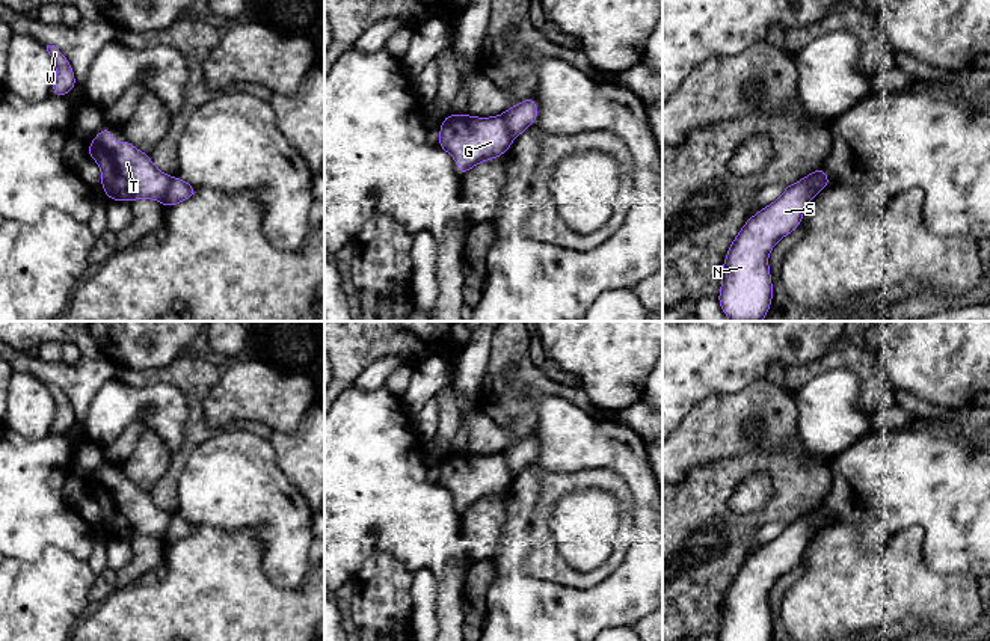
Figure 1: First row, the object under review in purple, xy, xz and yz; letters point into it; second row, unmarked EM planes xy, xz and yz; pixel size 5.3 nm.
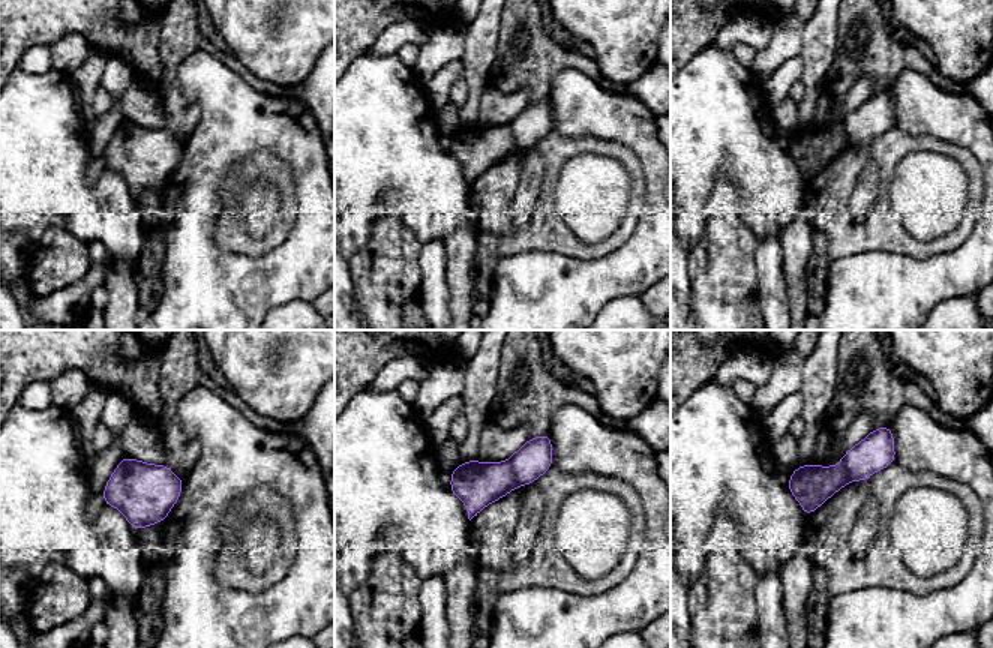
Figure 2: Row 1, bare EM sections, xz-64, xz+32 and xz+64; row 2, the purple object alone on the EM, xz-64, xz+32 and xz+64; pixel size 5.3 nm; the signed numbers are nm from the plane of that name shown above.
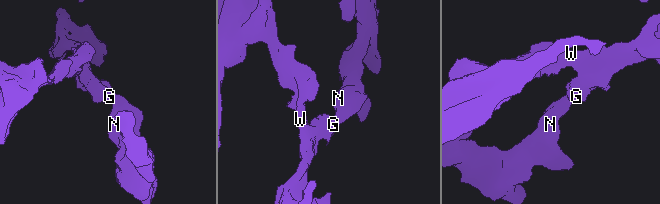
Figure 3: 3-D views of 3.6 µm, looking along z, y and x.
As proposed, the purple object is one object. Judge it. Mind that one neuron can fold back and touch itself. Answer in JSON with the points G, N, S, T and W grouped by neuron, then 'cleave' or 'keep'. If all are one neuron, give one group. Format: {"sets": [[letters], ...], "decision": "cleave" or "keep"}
{"sets": [["G", "T", "W"], ["N", "S"]], "decision": "cleave"}

